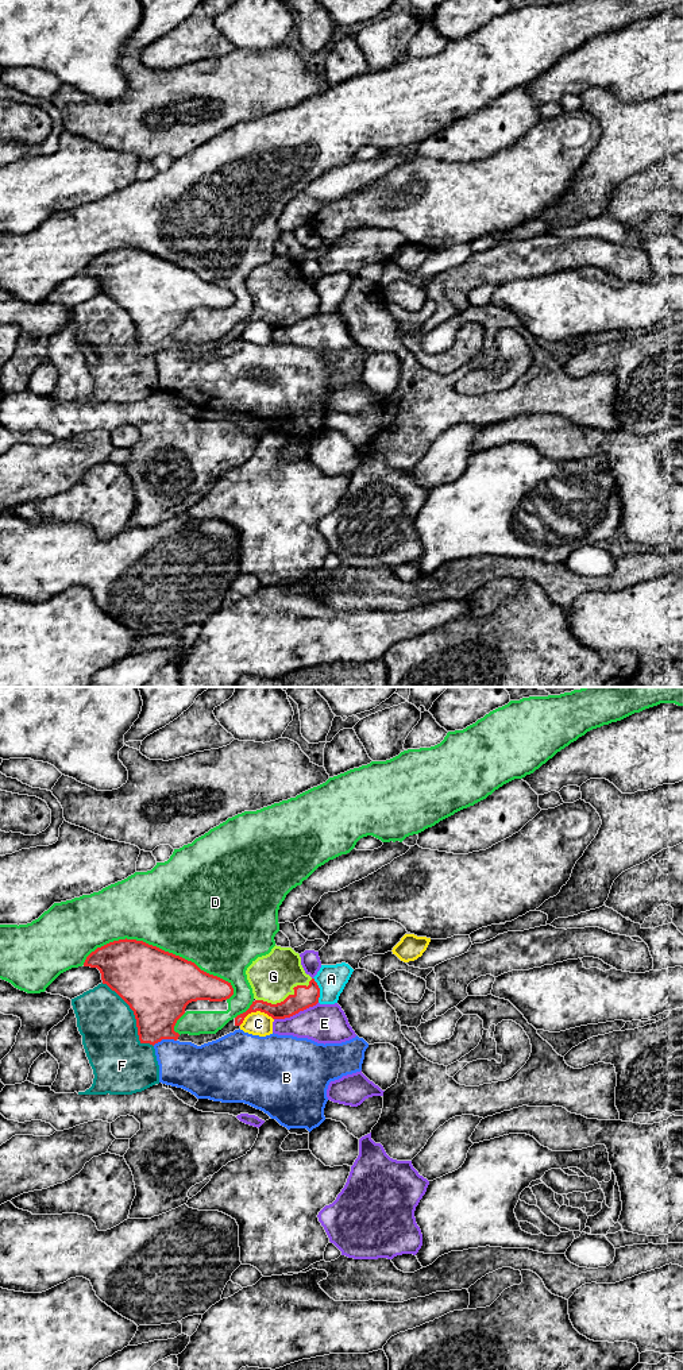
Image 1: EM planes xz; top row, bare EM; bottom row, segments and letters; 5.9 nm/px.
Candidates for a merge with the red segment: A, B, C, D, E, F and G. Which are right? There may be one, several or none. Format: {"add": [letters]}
{"add": ["G"]}

